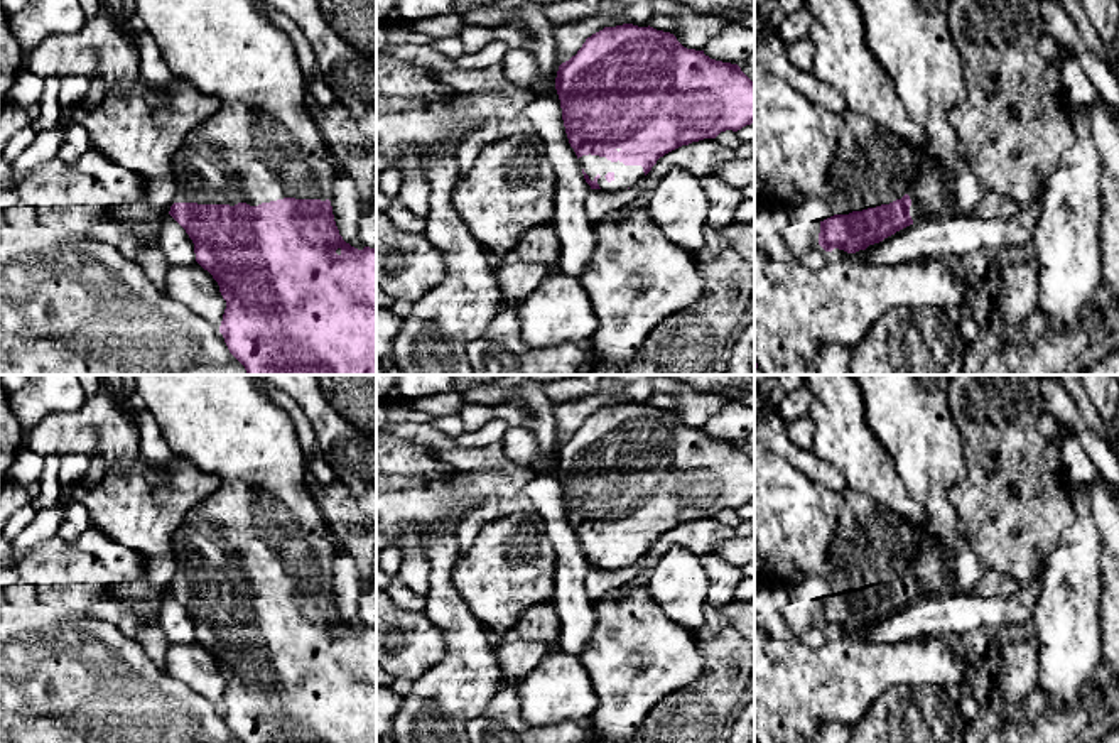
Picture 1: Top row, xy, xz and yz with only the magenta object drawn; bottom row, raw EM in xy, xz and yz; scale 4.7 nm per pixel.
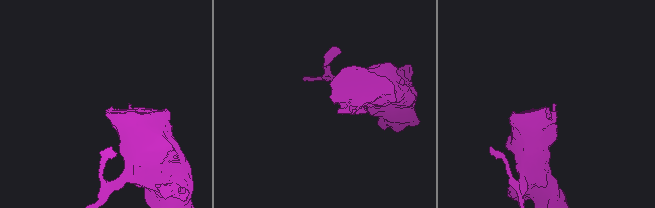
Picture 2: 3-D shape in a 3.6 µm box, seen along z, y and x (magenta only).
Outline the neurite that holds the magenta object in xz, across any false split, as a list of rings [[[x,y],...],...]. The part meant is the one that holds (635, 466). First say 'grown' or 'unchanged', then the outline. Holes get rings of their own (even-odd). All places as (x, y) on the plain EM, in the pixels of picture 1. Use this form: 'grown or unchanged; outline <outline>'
grown; outline [[[623,402],[586,417],[555,456],[570,525],[591,567],[619,571],[641,561],[660,535],[754,502],[754,461],[738,442],[684,426],[670,410]]]

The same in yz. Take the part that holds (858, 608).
grown; outline [[[851,375],[864,400],[866,420],[871,432],[876,436],[878,444],[886,451],[889,459],[898,466],[905,478],[905,485],[910,495],[920,502],[925,508],[925,522],[922,527],[911,527],[896,513],[878,505],[869,495],[846,488],[842,495],[842,508],[835,527],[834,540],[830,544],[830,559],[834,572],[829,578],[829,584],[835,591],[834,594],[820,599],[819,623],[825,630],[834,626],[847,632],[866,628],[869,623],[879,621],[896,610],[925,598],[925,593],[918,588],[916,579],[906,572],[908,564],[916,554],[916,547],[923,537],[932,537],[942,549],[943,564],[952,571],[955,539],[964,527],[949,500],[949,490],[964,480],[965,463],[962,451],[962,434],[957,431],[957,424],[950,415],[950,405],[947,399],[947,387],[950,375]]]

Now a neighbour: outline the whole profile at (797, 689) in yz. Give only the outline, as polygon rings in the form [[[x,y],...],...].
[[[754,623],[754,740],[758,743],[815,743],[824,723],[852,728],[889,687],[933,684],[959,697],[967,682],[969,662],[955,657],[937,637],[910,638],[895,643],[862,643],[852,638],[827,637],[820,648],[810,648],[798,637],[771,638]]]

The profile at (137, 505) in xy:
[[[174,456],[164,468],[142,458],[118,463],[96,486],[78,493],[91,527],[143,557],[143,579],[110,586],[111,599],[120,608],[138,606],[140,621],[157,621],[162,598],[177,572],[172,537],[186,513],[218,488],[214,475]]]

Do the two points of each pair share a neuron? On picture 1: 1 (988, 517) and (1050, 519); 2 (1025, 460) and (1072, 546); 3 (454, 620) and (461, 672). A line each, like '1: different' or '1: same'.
1: same
2: different
3: same

